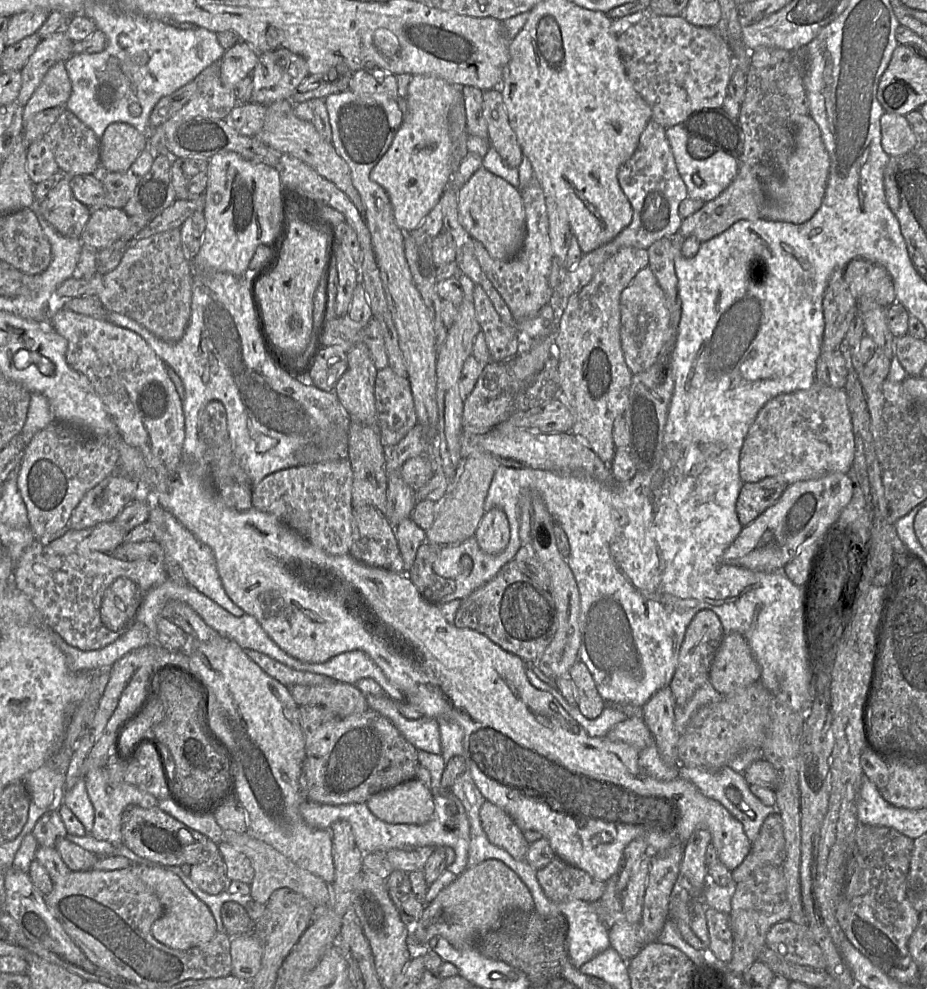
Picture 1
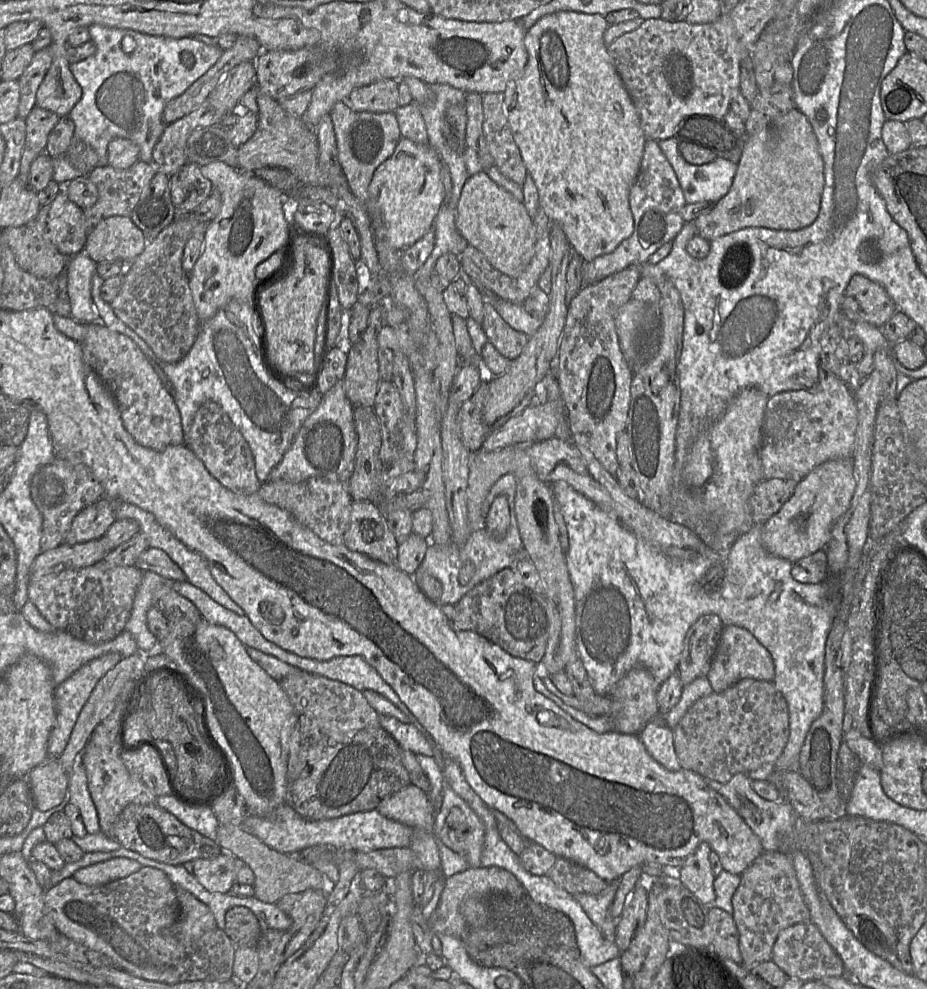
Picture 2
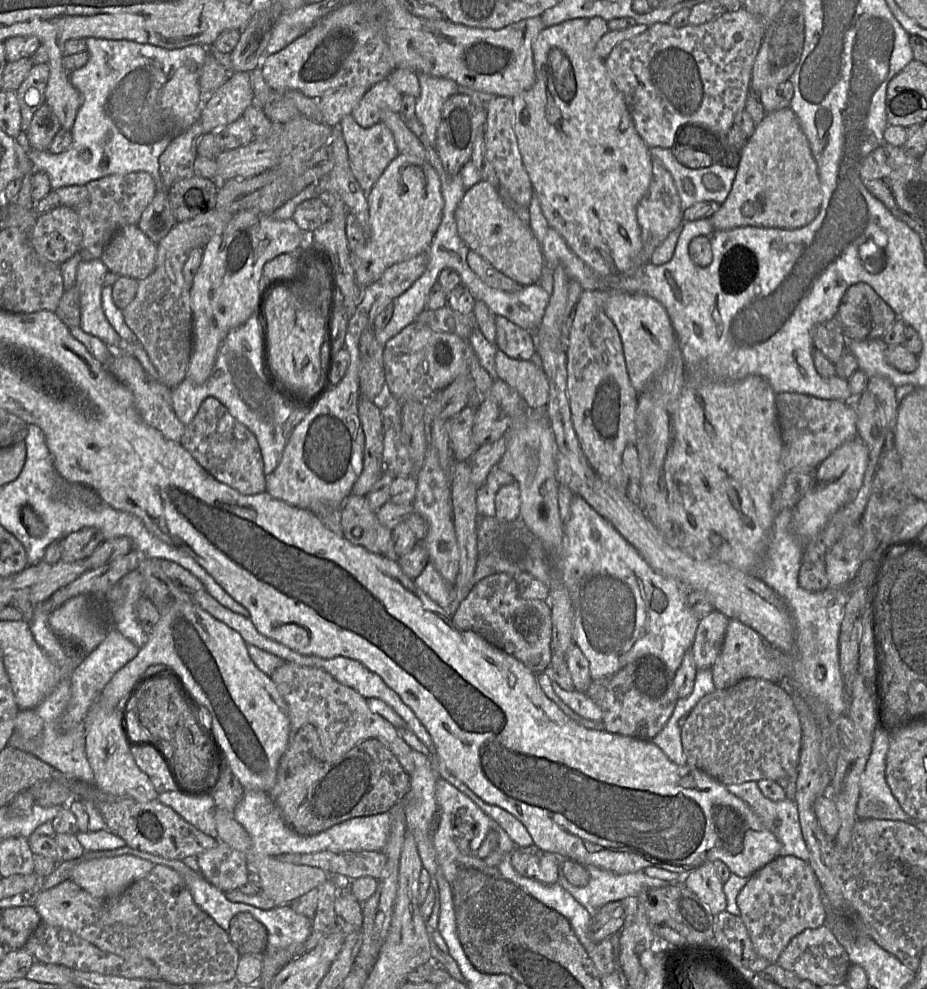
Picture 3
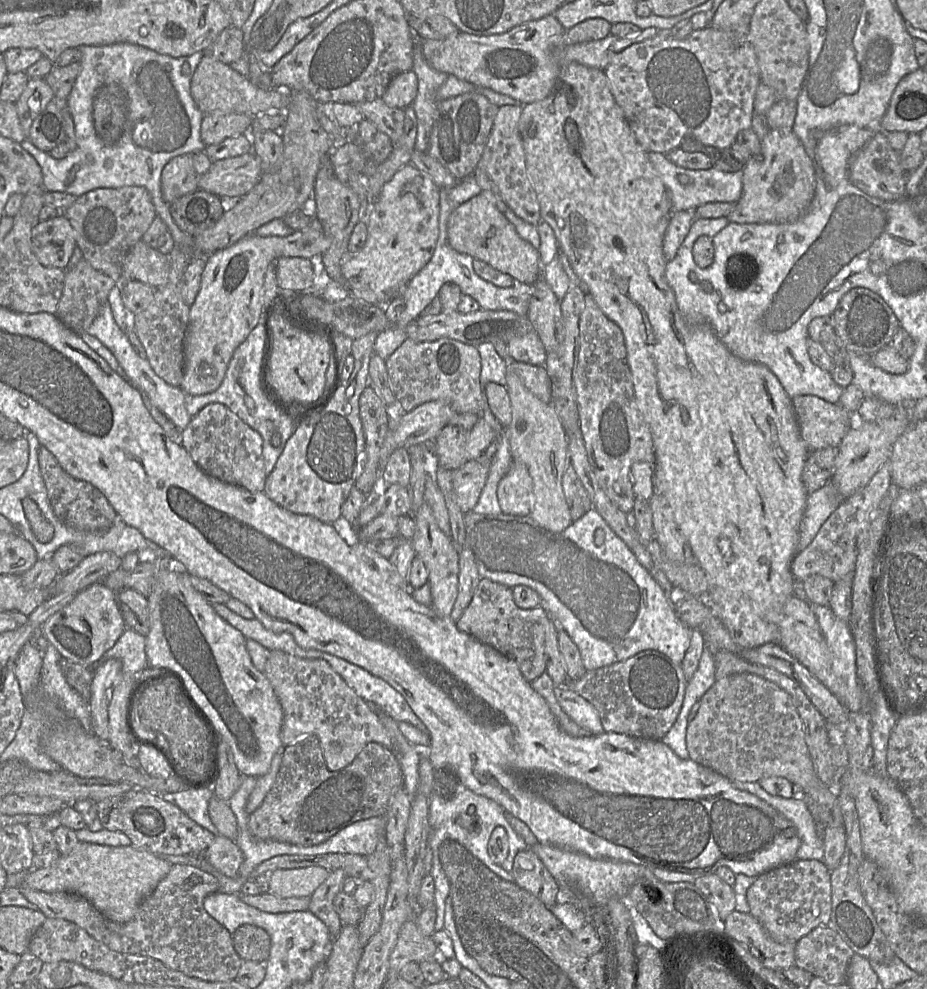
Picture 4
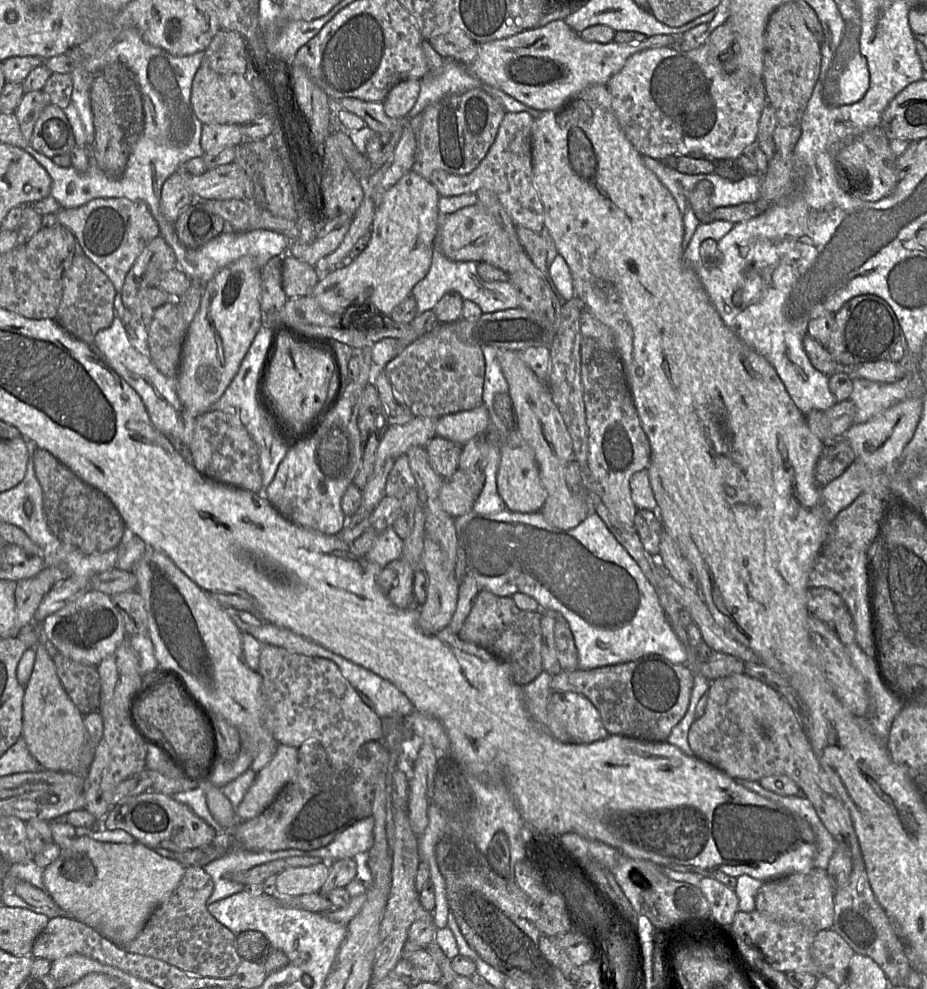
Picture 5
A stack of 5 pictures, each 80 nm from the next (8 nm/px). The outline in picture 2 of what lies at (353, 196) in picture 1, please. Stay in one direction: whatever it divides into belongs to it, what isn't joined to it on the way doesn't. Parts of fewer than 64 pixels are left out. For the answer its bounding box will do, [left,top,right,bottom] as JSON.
[238,88,324,187]

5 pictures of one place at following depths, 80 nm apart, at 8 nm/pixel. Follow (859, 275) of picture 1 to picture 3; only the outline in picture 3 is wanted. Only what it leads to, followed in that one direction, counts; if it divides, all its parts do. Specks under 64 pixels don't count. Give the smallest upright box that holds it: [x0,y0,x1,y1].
[835,283,896,340]

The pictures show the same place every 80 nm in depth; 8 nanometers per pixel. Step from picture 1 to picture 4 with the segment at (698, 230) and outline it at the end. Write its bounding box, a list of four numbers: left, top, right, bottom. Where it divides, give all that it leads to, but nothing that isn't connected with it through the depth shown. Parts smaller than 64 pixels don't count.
[726,129,816,223]

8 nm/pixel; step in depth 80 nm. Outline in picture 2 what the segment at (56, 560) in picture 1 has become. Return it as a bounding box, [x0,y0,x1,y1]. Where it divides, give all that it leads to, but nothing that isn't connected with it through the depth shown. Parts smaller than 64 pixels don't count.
[28,561,143,643]

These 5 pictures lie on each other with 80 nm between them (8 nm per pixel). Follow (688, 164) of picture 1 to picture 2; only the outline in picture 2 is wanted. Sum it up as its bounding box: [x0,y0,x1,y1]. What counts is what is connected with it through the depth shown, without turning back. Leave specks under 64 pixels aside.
[658,137,737,204]

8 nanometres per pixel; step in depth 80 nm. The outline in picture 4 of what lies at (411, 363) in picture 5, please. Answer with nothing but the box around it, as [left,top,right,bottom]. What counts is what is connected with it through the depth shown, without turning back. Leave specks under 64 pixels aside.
[385,337,482,414]

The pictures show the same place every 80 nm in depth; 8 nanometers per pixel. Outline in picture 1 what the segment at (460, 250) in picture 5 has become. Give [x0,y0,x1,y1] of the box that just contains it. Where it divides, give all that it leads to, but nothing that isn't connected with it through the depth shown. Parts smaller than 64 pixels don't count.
[458,168,525,260]

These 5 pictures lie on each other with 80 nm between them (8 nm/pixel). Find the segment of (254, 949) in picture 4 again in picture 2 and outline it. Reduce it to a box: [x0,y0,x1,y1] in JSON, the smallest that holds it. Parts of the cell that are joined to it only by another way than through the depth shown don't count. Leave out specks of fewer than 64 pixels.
[225,906,263,948]

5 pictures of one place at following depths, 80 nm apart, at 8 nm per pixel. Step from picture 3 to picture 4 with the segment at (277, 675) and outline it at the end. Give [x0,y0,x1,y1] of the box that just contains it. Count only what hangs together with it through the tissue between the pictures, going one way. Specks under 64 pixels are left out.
[264,650,394,771]

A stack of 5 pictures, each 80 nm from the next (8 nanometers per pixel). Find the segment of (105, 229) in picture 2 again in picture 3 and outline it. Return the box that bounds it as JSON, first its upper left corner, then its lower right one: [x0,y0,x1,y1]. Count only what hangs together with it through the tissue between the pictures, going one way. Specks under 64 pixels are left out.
[100,225,156,280]

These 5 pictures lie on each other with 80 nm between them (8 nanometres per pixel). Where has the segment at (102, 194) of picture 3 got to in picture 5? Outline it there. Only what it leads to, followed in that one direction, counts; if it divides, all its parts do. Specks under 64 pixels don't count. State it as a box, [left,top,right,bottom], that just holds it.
[58,198,160,293]

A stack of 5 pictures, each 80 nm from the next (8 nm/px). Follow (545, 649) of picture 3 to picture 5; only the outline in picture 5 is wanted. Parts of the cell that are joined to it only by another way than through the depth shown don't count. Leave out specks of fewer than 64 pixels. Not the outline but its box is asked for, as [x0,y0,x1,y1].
[458,589,543,686]

